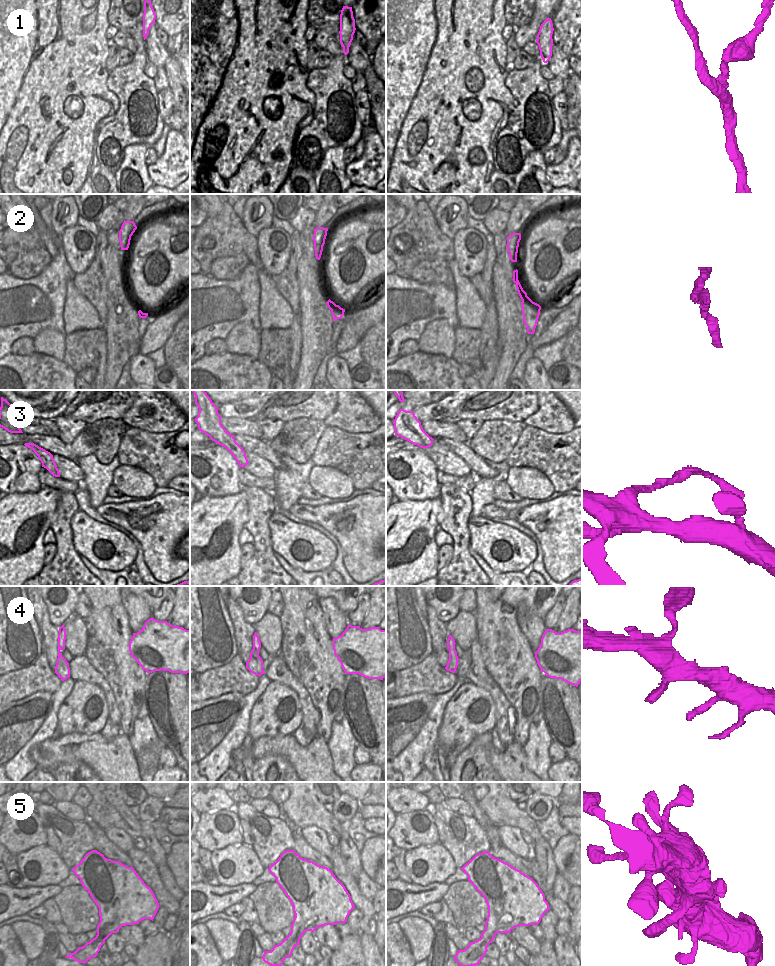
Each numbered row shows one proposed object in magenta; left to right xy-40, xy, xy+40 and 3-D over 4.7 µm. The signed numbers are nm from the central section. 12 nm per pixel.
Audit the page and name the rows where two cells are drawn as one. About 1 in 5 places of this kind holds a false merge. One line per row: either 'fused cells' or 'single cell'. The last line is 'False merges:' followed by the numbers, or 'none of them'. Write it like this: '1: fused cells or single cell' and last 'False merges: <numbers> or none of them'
1: fused cells
2: single cell
3: single cell
4: single cell
5: single cell
False merges: 1

